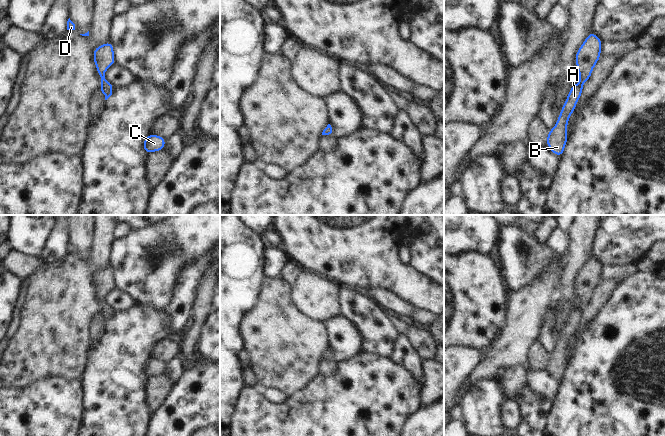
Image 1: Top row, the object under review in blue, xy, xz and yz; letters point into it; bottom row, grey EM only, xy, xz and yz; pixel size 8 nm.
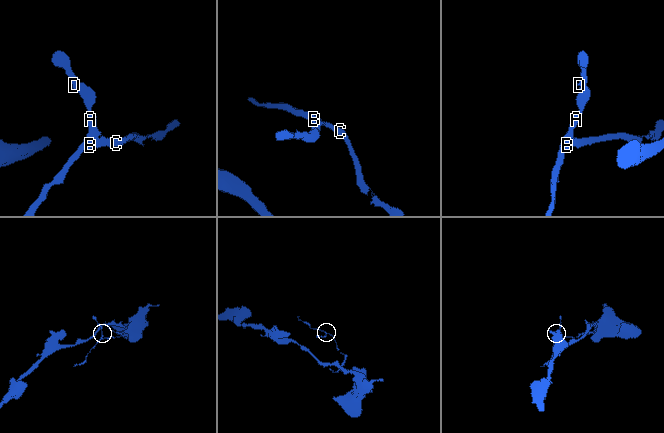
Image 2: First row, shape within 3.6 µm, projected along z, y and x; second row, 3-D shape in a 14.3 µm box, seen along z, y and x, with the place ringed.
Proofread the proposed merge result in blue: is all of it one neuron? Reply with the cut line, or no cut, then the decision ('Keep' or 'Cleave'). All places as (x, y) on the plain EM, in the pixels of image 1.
No split. Keep.

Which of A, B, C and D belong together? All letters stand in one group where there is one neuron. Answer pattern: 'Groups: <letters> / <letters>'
Groups: A B C D.

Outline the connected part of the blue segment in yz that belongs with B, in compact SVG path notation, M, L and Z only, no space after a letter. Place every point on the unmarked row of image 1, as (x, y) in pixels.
M590 255L576 276L576 293L580 305L570 312L556 348L549 354L546 362L546 369L550 375L559 381L562 381L568 365L567 350L570 340L576 334L577 326L583 316L584 307L590 303L592 295L601 281L603 267L596 258Z

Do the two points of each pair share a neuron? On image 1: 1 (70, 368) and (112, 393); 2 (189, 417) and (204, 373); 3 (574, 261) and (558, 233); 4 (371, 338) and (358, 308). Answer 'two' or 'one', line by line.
1: two
2: one
3: two
4: one

